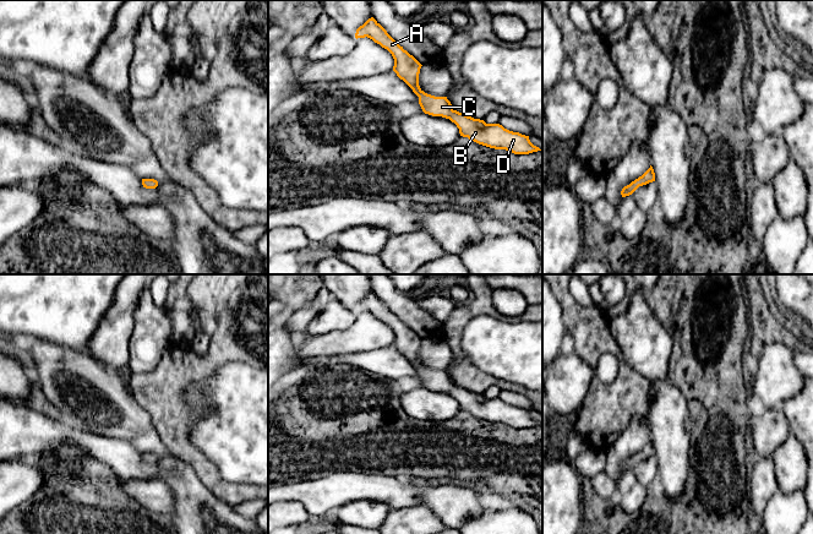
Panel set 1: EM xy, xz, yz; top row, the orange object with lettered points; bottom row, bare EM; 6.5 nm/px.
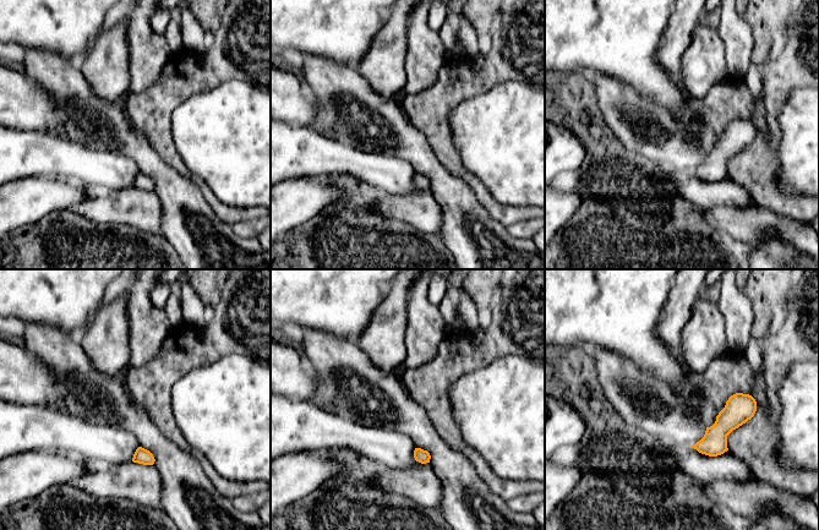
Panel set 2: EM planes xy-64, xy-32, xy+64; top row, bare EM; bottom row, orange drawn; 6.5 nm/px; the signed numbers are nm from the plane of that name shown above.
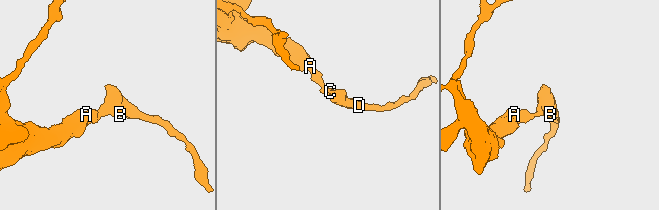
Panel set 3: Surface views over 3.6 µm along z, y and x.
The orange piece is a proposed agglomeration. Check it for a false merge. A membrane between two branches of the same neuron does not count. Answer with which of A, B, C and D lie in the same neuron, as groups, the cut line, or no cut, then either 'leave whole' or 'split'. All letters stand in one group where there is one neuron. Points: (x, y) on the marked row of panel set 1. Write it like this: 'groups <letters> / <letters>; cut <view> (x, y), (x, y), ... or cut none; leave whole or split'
groups A B C D; cut none; leave whole

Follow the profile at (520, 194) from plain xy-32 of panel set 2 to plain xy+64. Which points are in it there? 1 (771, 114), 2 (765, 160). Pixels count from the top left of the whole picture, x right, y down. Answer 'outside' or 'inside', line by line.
1: outside
2: outside

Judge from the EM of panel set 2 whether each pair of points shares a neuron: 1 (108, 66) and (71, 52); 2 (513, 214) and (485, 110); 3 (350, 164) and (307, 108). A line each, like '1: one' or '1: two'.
1: two
2: two
3: two

